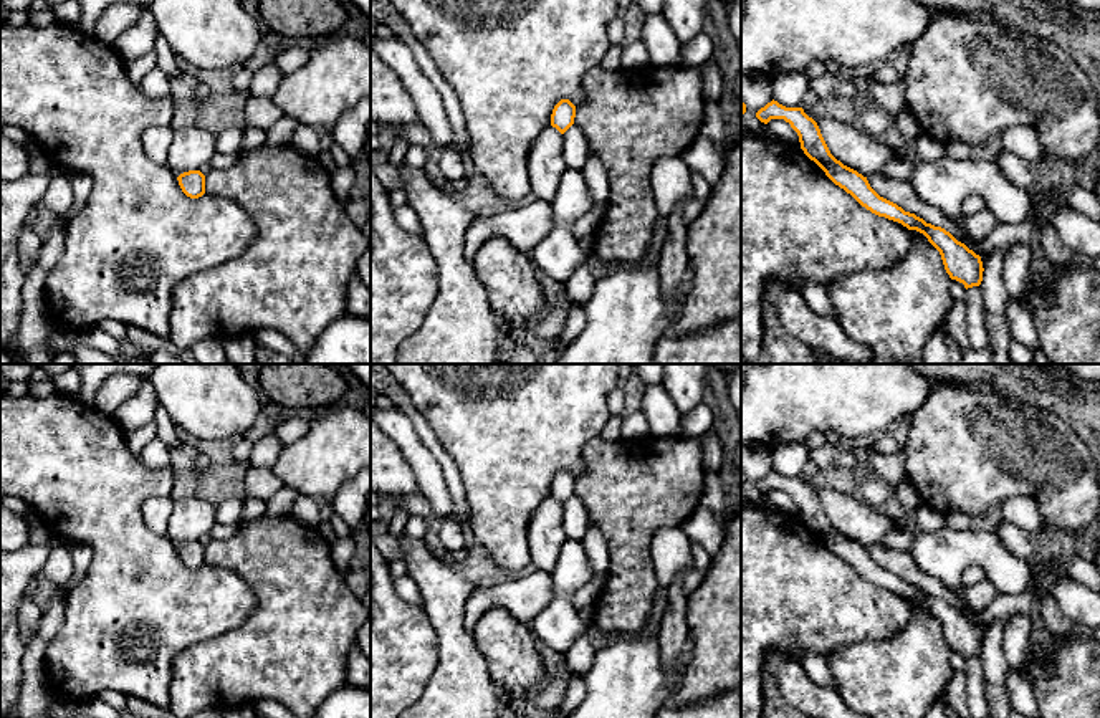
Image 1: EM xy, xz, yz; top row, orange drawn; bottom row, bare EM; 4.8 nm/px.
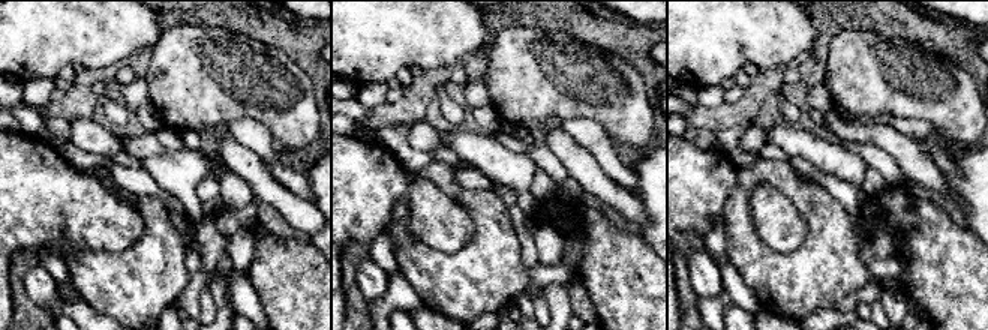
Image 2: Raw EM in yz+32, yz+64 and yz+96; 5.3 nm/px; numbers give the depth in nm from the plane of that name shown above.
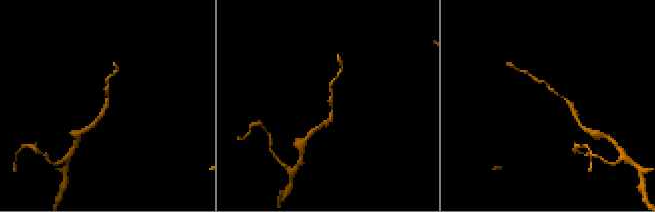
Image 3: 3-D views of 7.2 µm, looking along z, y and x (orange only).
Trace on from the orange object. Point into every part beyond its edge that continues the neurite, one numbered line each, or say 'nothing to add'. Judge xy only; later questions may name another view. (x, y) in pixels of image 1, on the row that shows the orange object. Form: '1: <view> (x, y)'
nothing to add

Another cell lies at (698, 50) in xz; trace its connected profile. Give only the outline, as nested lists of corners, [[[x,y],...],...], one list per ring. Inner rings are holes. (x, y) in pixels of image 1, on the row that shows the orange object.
[[[700,31],[693,40],[682,43],[680,66],[696,68],[713,56],[713,41],[705,31]]]

